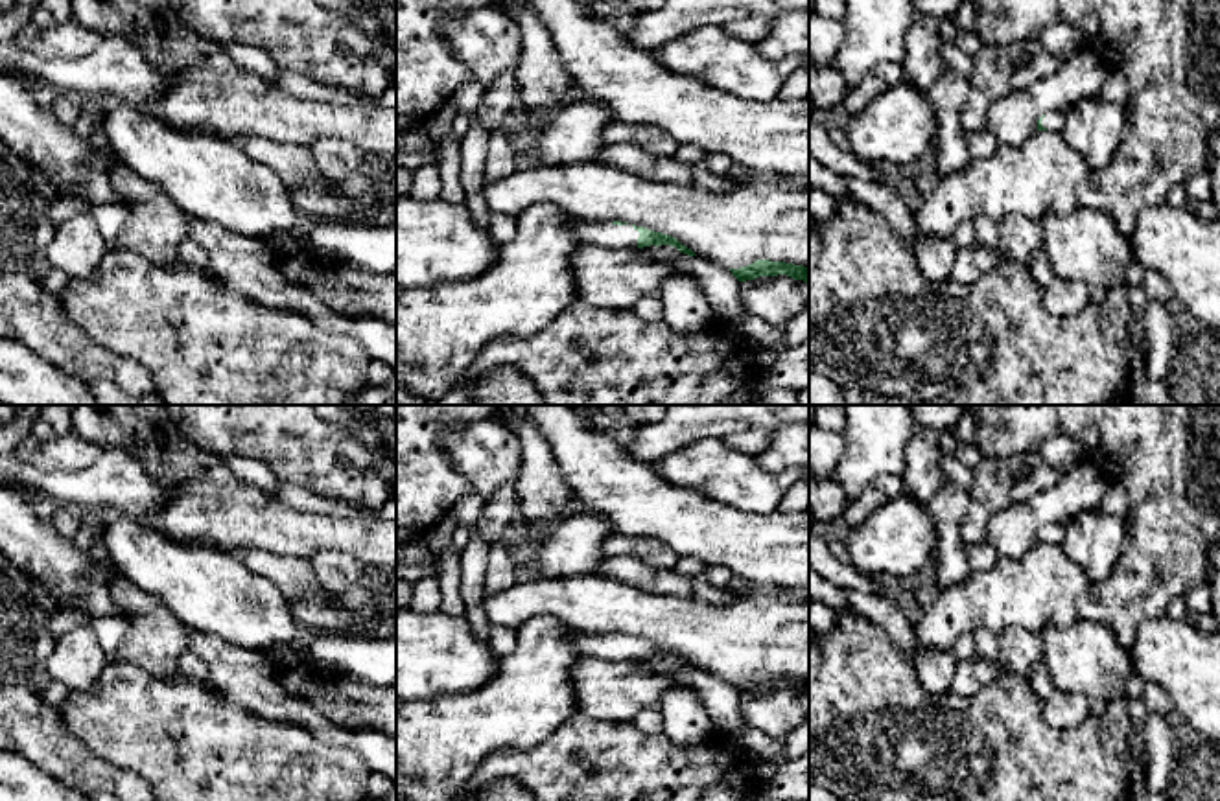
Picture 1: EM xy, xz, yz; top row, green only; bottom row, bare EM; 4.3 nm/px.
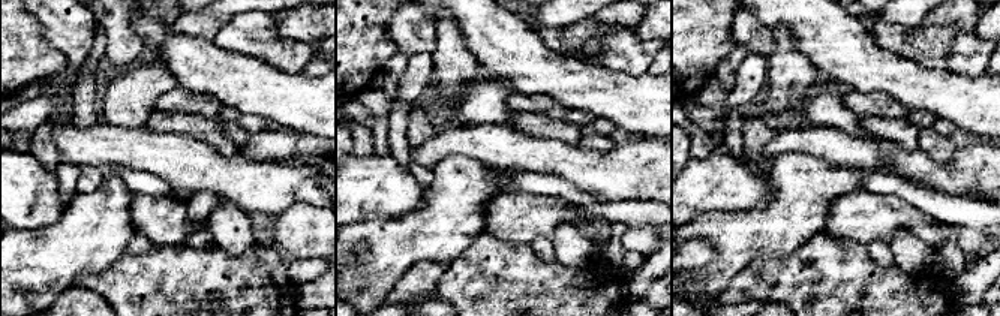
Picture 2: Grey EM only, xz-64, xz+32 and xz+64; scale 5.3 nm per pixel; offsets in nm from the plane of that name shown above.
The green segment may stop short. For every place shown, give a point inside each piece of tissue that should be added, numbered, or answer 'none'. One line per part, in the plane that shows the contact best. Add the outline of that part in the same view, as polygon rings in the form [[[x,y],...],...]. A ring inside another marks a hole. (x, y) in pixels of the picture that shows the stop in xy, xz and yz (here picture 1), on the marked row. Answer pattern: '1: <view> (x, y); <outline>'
1: xz (603, 234); [[[575,223],[573,238],[581,245],[597,245],[608,249],[638,249],[639,232],[632,225],[612,223]]]

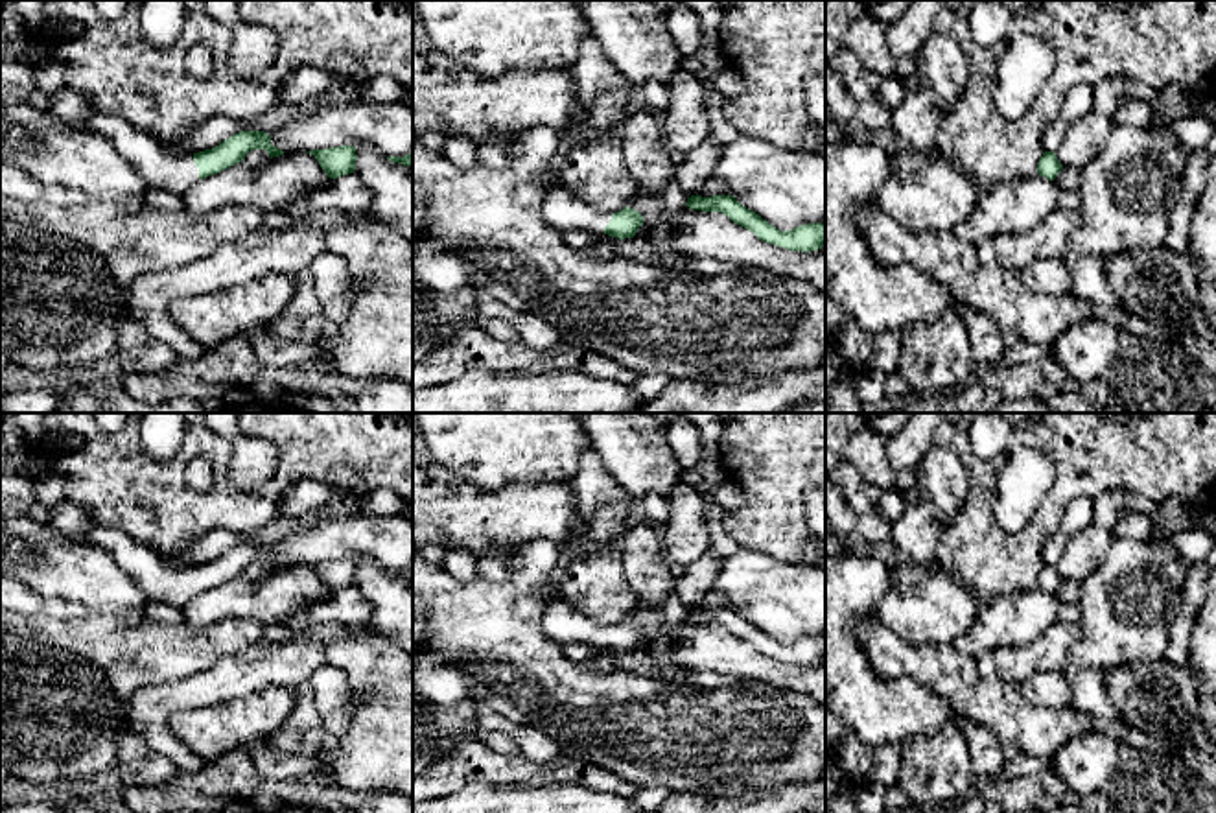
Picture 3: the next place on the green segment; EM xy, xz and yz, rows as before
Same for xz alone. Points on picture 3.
1: xz (561, 209); [[[560,184],[549,188],[542,203],[542,216],[545,223],[560,232],[591,230],[604,234],[604,227],[612,219],[612,212],[595,210]]]

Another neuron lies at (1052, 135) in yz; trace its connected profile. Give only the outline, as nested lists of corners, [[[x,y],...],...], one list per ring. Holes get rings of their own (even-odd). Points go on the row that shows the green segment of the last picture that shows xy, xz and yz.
[[[1063,118],[1052,120],[1041,133],[1041,144],[1045,151],[1056,151],[1063,142],[1063,135],[1069,124]]]

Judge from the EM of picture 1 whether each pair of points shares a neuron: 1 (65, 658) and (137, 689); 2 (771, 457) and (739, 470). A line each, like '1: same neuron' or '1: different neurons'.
1: different neurons
2: different neurons

